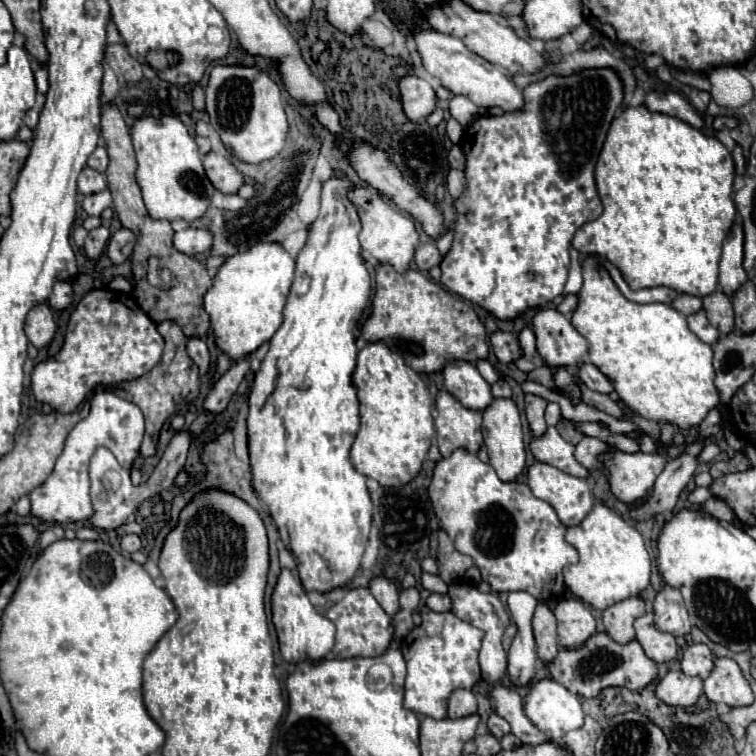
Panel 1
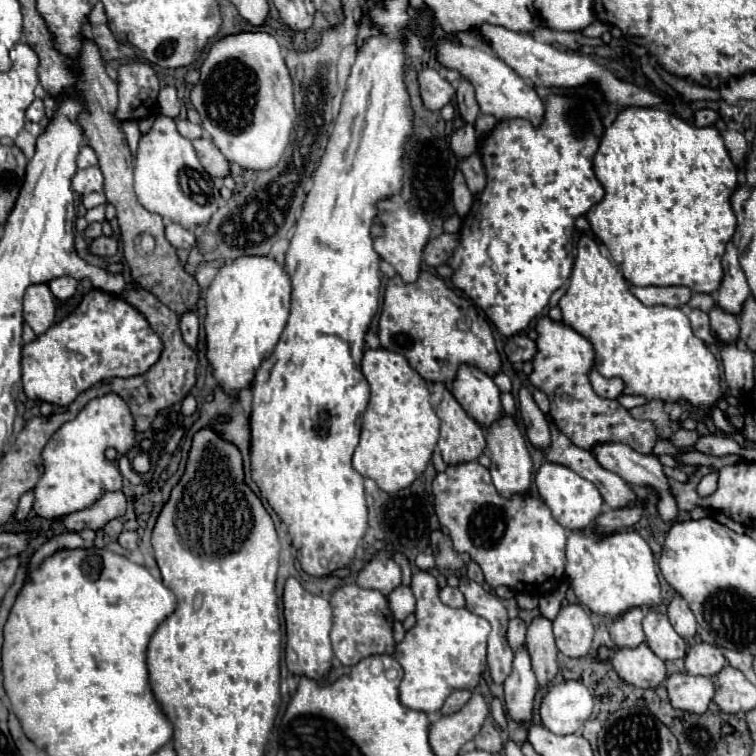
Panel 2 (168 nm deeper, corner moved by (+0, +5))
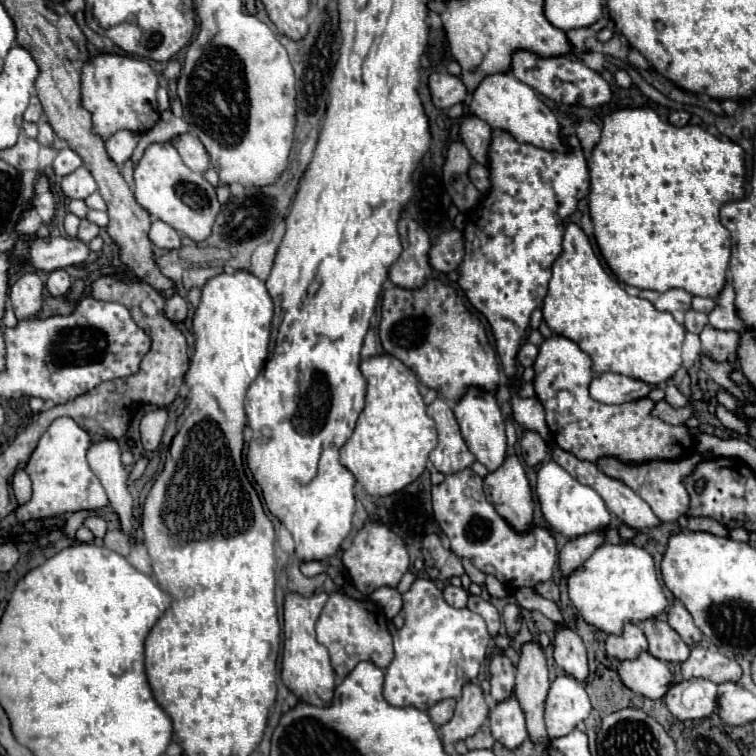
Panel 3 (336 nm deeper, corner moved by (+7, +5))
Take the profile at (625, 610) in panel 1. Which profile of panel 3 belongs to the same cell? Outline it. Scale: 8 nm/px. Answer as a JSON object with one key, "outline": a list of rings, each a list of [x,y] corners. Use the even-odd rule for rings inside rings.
{"outline":[[[626,624],[622,636],[606,636],[606,652],[618,660],[634,660],[648,650],[640,624]]]}

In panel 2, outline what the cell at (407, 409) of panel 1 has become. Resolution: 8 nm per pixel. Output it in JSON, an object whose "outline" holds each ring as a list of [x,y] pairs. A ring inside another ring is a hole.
{"outline":[[[377,348],[365,350],[361,372],[371,386],[371,400],[363,414],[361,442],[353,454],[353,468],[377,482],[385,492],[407,488],[423,474],[439,438],[439,418],[429,402],[427,382],[411,368],[403,354]]]}

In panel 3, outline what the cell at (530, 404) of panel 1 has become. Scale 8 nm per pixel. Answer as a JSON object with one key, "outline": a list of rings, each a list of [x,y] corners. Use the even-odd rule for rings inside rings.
{"outline":[[[524,432],[522,440],[520,440],[520,446],[522,446],[524,462],[528,466],[536,466],[542,460],[546,460],[546,456],[548,456],[548,446],[540,438],[540,434],[536,434],[536,432]]]}

